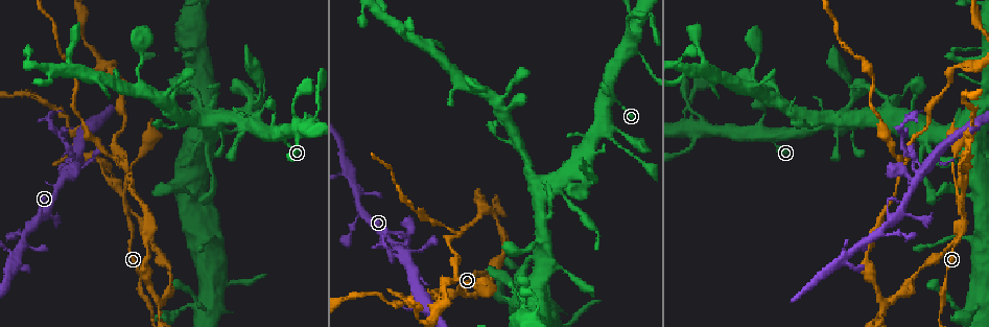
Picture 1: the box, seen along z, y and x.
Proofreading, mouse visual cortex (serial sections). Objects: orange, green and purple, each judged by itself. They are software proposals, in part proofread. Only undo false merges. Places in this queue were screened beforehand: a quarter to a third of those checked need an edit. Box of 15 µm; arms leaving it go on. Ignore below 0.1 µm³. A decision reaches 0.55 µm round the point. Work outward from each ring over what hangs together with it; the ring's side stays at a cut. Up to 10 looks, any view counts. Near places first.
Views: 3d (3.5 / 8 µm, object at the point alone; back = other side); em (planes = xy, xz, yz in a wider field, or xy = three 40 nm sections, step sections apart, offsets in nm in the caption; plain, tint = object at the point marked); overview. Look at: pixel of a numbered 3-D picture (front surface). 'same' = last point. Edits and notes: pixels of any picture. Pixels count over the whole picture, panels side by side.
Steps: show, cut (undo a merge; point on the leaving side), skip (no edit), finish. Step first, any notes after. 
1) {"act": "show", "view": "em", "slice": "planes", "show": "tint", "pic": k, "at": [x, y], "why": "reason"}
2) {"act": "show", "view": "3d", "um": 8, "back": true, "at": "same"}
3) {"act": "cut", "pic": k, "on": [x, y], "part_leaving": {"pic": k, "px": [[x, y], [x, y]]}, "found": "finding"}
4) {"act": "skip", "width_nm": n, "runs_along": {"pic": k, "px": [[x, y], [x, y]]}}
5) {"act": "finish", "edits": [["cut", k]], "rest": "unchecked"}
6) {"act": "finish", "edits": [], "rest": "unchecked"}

{"act": "show", "view": "3d", "um": 3.5, "back": true, "pic": 1, "at": [463, 292], "why": "side arm on a straight run"}

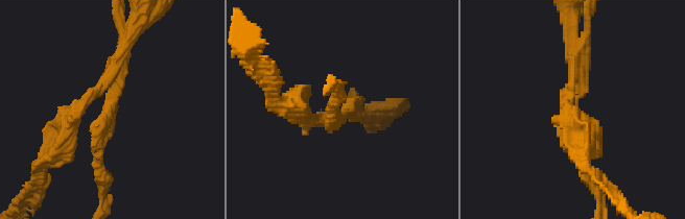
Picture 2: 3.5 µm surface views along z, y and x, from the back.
{"act": "show", "view": "em", "slice": "xy", "step": 5, "show": "tint", "pic": 2, "at": [343, 114], "why": "need the tissue"}

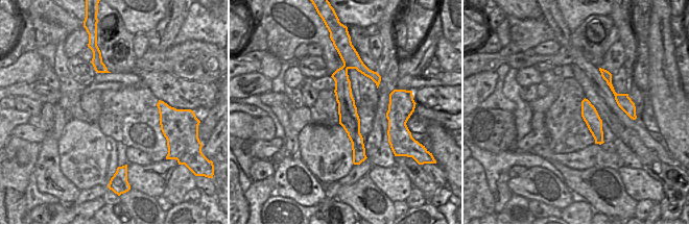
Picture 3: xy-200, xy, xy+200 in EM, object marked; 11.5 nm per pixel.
{"act": "show", "view": "em", "slice": "xy", "step": 2, "show": "tint", "at": "same"}

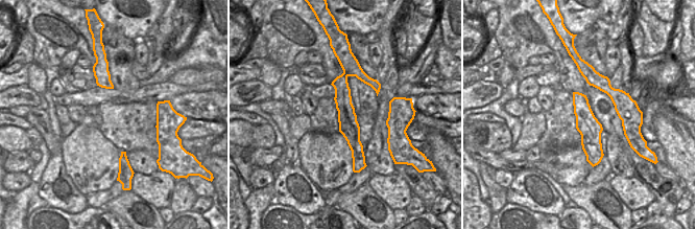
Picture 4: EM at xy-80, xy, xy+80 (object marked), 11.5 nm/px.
{"act": "cut", "pic": 2, "on": [393, 107], "arm_widths_nm": [200, 200, 250], "found": "a second cell is stuck on"}

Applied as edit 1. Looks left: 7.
{"act": "show", "view": "overview"}

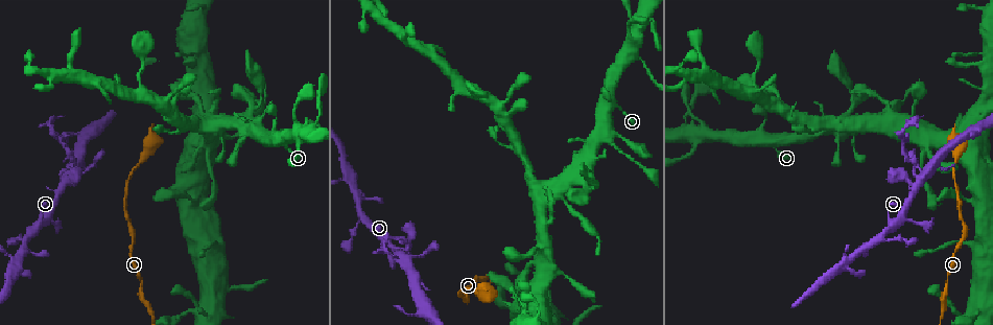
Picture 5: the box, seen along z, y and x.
{"act": "show", "view": "3d", "um": 3.5, "pic": 5, "at": [893, 226], "why": "abrupt turn"}

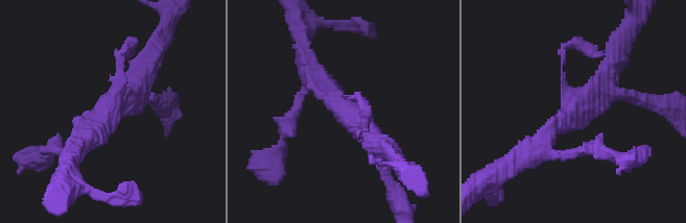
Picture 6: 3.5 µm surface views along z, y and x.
{"act": "show", "view": "em", "slice": "xy", "step": 2, "show": "plain", "pic": 6, "at": [577, 110]}

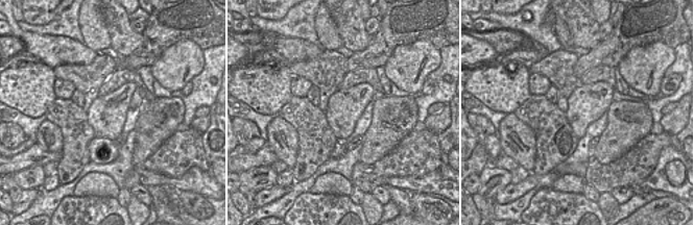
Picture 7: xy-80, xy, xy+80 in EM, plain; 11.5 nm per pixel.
{"act": "show", "view": "em", "slice": "xy", "step": 2, "show": "tint", "at": "same"}

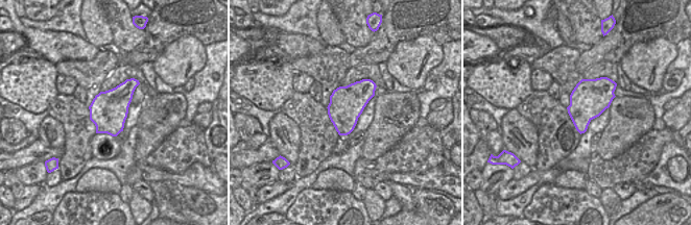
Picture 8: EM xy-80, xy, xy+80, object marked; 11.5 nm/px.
{"act": "skip", "found": "one cell here"}

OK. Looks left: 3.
{"act": "show", "view": "3d", "um": 8, "back": true, "pic": 5, "at": [848, 259], "why": "side arm on a straight run"}

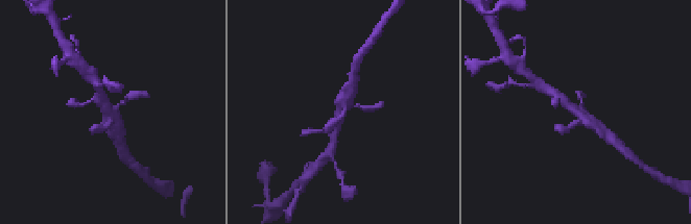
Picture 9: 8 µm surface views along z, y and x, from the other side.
{"act": "show", "view": "3d", "um": 3.5, "pic": 9, "at": [343, 108], "why": "closer look"}

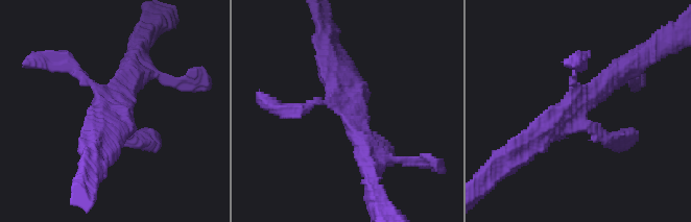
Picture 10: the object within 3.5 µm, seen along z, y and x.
{"act": "show", "view": "em", "slice": "xy", "step": 5, "show": "tint", "pic": 10, "at": [116, 99], "why": "need the tissue"}

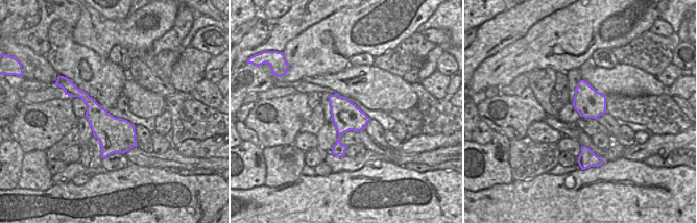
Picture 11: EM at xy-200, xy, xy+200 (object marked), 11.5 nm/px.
{"act": "skip", "width_nm": 340, "runs_along": {"pic": 10, "px": [[637, 57], [565, 121], [535, 138]]}, "found": "one cell here"}

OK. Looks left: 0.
{"act": "finish", "edits": [["cut", 2]], "rest": "unchecked"}

